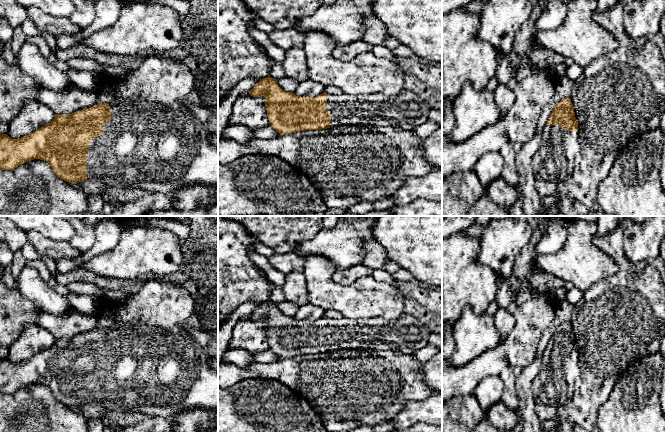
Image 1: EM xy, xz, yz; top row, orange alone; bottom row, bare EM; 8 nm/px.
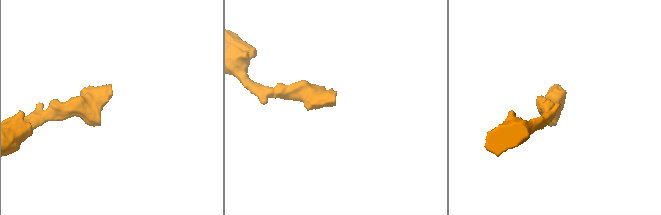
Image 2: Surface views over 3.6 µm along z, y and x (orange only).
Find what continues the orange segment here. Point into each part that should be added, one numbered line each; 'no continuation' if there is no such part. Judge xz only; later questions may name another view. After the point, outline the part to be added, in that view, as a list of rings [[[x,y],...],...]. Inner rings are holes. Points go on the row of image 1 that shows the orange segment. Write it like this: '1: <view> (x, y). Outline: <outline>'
1: xz (407, 110). Outline: [[[403,89],[395,96],[385,96],[381,93],[351,96],[348,94],[327,95],[327,108],[330,113],[330,127],[344,125],[375,125],[386,126],[396,125],[402,129],[413,130],[415,127],[428,120],[430,107],[419,95]]]

